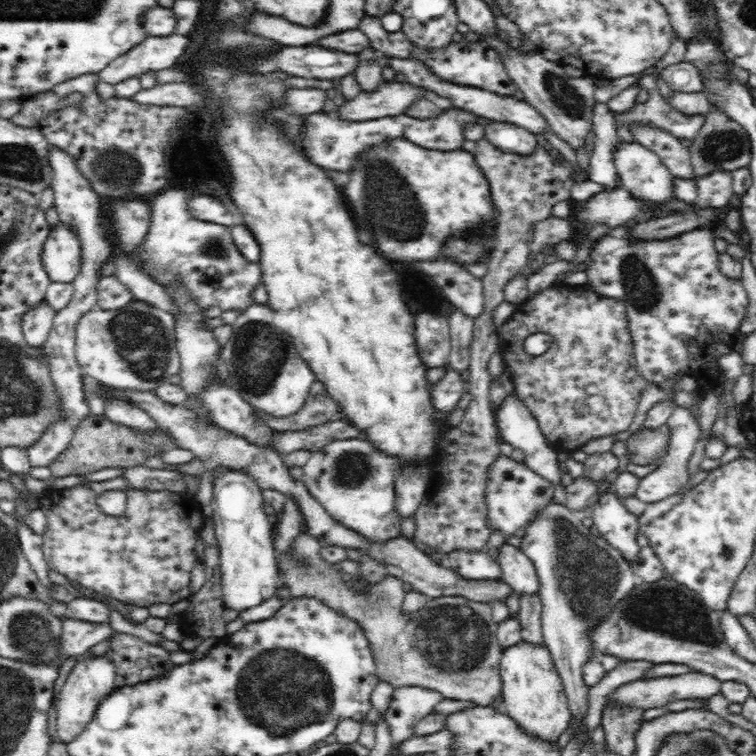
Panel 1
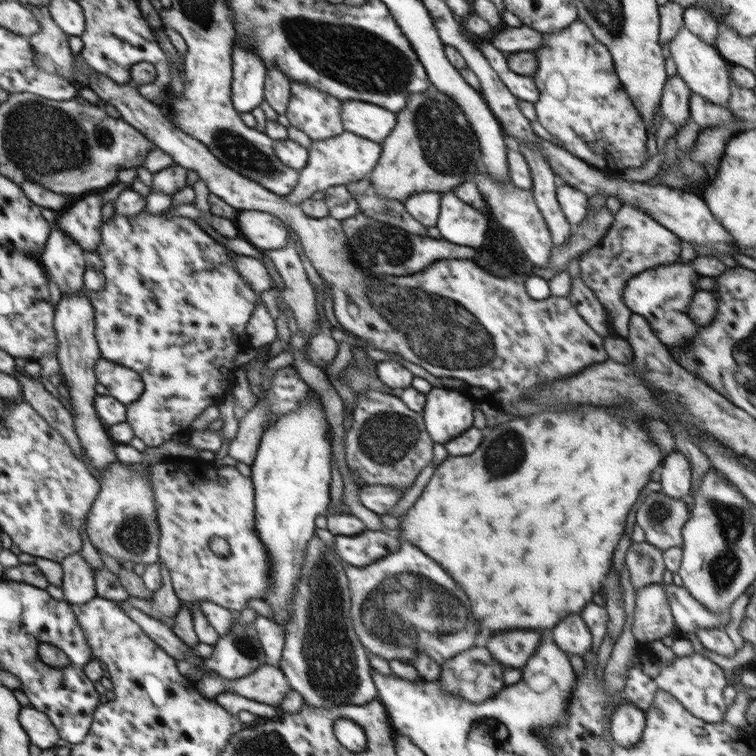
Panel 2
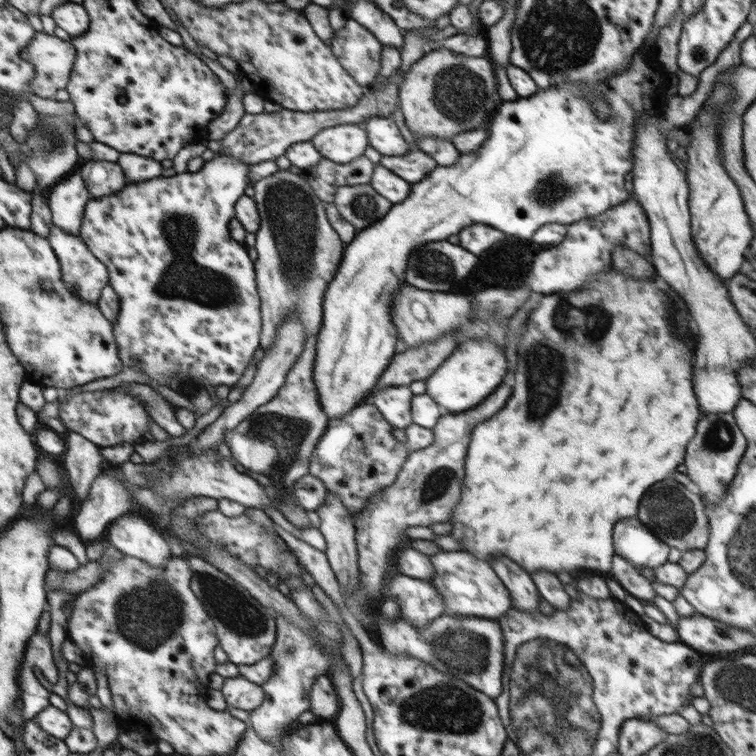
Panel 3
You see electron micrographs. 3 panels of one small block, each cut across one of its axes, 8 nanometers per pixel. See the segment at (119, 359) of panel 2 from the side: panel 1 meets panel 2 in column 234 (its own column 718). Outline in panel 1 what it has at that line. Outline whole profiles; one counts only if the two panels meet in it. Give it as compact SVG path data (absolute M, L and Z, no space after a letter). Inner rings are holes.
M619 142L613 150L613 161L617 175L619 176L619 186L626 189L630 195L636 197L638 201L644 201L644 203L649 206L649 212L644 214L642 220L630 220L630 222L626 222L624 226L610 228L608 233L594 245L590 253L591 263L589 264L589 269L585 270L587 274L587 284L590 285L590 288L592 288L595 293L598 293L598 296L615 298L623 302L625 309L627 310L628 328L634 345L636 368L639 370L640 376L642 376L648 384L653 383L658 386L662 381L673 377L676 374L687 375L696 380L696 391L700 392L702 396L706 396L706 394L712 393L720 384L719 380L721 378L722 370L717 363L718 358L723 354L728 354L728 352L733 349L734 342L737 339L739 326L741 325L742 319L745 317L746 309L749 305L746 289L742 286L741 279L734 280L733 278L724 276L720 272L720 269L718 268L718 257L720 253L718 253L714 247L715 237L708 226L696 228L690 230L690 232L682 232L682 234L678 234L678 236L672 236L672 238L664 238L662 240L637 240L636 238L631 238L631 236L629 236L630 228L632 228L636 223L646 221L650 218L663 216L664 206L668 204L667 202L670 199L676 199L675 194L673 194L674 176L668 168L662 164L662 161L654 151L648 150L645 146L636 142Z

